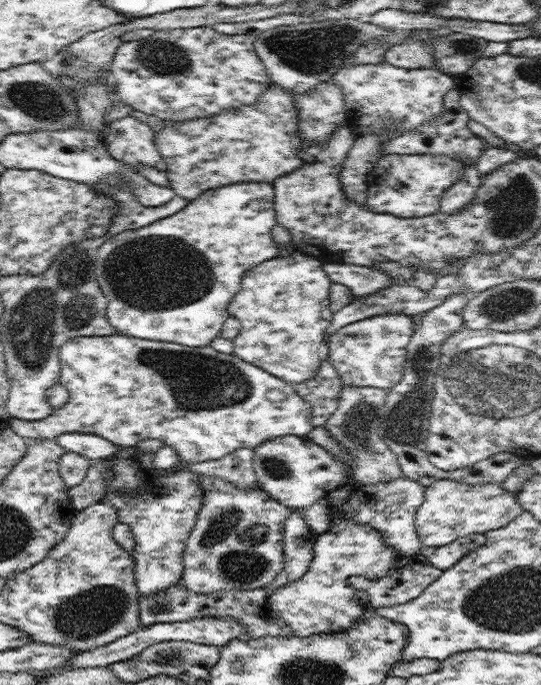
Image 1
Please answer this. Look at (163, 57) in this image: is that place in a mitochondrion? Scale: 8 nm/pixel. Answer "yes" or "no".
yes

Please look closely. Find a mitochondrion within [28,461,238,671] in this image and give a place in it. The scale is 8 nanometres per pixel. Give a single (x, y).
(94, 611)

